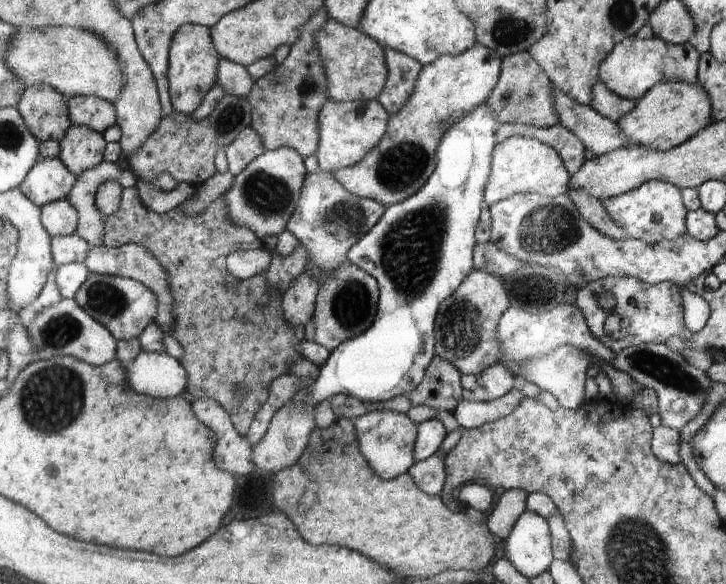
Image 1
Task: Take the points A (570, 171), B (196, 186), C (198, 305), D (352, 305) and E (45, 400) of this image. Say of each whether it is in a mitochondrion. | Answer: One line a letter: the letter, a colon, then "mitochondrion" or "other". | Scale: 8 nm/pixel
A: other
B: other
C: other
D: mitochondrion
E: mitochondrion

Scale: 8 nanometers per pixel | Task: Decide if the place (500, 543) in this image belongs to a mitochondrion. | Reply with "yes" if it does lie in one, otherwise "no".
no

